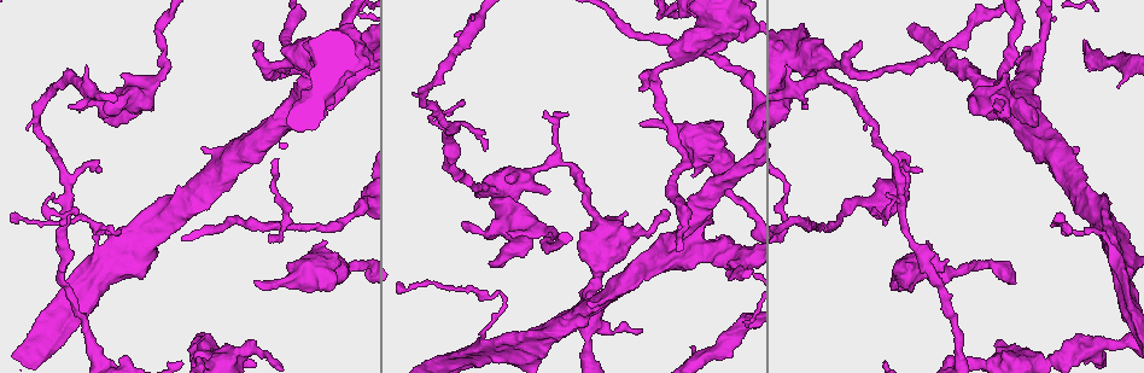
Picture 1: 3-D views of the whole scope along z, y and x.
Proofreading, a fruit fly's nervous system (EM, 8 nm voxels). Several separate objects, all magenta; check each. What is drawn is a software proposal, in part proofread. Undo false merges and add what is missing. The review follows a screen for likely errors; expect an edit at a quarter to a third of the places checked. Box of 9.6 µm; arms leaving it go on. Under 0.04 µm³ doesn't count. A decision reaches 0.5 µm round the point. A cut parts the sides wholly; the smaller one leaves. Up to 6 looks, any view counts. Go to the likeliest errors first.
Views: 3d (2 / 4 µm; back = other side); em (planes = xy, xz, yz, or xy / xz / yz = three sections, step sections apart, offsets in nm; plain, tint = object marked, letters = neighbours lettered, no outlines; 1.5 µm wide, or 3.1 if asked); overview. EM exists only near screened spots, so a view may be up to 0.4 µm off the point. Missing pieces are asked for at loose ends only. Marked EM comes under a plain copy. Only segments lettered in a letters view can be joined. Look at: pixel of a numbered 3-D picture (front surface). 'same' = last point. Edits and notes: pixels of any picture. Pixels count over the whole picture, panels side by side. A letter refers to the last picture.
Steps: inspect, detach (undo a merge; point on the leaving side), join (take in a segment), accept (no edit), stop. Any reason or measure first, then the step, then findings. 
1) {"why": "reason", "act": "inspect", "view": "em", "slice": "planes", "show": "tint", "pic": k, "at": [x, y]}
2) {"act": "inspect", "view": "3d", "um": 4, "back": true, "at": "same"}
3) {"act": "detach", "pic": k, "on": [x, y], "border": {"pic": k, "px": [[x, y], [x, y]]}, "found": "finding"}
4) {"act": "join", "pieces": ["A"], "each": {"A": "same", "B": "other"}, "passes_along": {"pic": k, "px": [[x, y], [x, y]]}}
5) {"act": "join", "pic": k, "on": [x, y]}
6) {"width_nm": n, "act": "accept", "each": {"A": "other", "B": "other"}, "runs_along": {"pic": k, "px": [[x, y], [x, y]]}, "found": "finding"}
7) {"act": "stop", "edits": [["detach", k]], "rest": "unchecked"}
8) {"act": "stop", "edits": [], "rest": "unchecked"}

{"why": "free end", "act": "inspect", "view": "em", "slice": "xy", "step": 8, "show": "tint", "pic": 1, "at": [642, 124]}

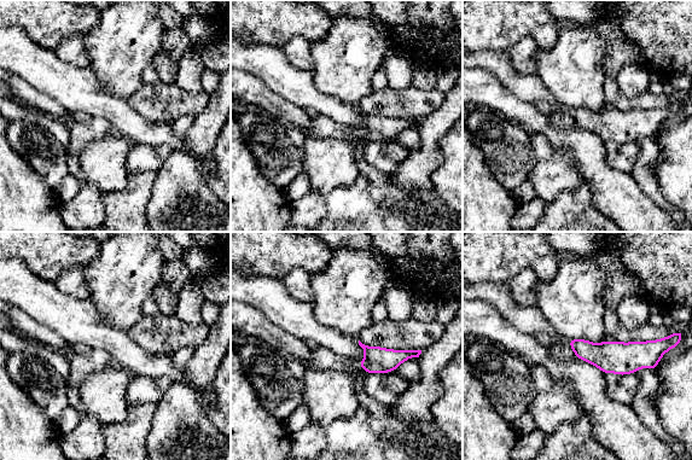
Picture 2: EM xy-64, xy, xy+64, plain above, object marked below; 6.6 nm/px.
{"why": "cut it another way", "act": "inspect", "view": "em", "slice": "planes", "show": "letters", "at": "same"}

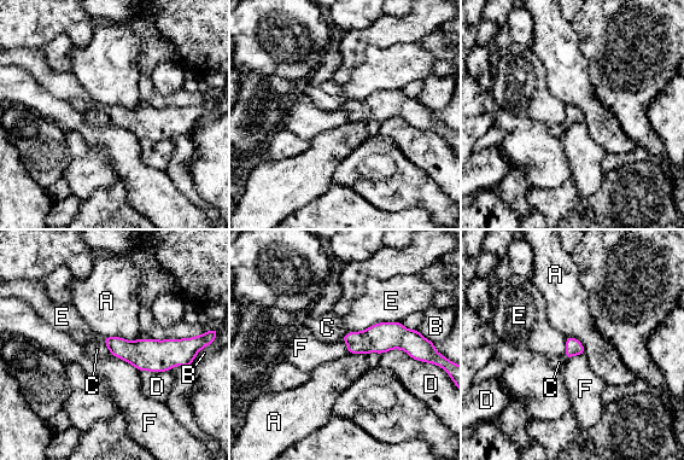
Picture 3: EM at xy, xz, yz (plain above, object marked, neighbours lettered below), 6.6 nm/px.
{"act": "join", "pieces": ["C"], "each": {"A": "other", "B": "other", "C": "same", "D": "other", "E": "other", "F": "other"}, "found": "it goes on there"}

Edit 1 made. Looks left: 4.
{"why": "redraw", "act": "inspect", "view": "overview"}

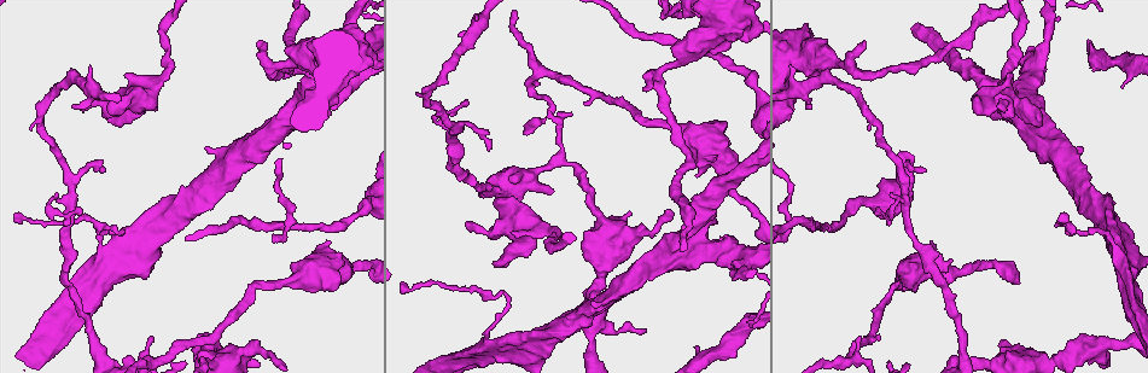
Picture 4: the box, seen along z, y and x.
{"why": "an open end", "act": "inspect", "view": "3d", "um": 4, "pic": 4, "at": [357, 29]}

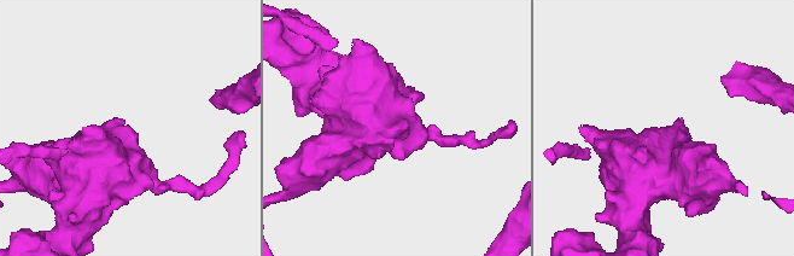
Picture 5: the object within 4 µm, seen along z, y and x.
{"act": "inspect", "view": "em", "slice": "planes", "show": "letters", "pic": 5, "at": [122, 128]}

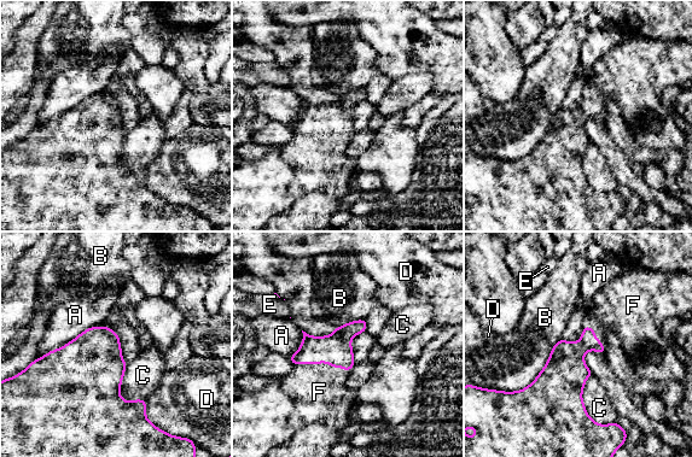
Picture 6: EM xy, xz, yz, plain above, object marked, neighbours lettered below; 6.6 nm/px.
{"act": "join", "pieces": ["F"], "each": {"A": "other", "B": "other", "C": "other", "D": "other", "E": "other", "F": "same"}, "passes_along": {"pic": 6, "px": [[336, 350], [323, 362], [319, 392]]}, "found": "the neuron continues"}

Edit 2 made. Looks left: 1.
{"why": "an open end", "act": "inspect", "view": "em", "um": 3.1, "slice": "planes", "show": "letters", "pic": 4, "at": [127, 73]}

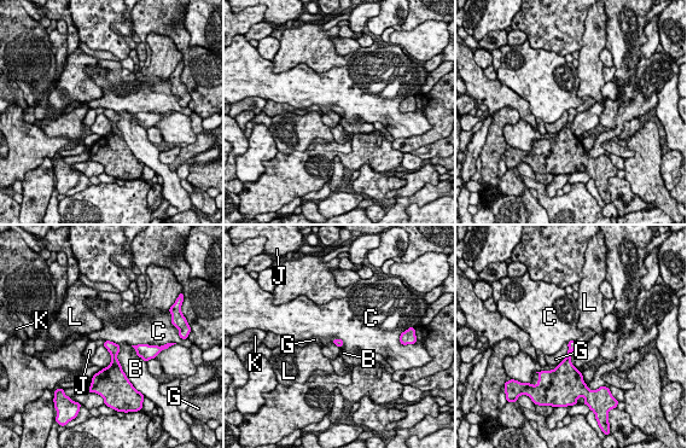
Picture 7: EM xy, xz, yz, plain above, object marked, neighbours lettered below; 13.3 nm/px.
{"longest_contact_nm": ["B", 440], "act": "accept", "each": {"B": "other", "C": "other", "G": "other", "J": "other", "K": "other", "L": "other"}, "border": {"pic": 7, "px": [[331, 339], [341, 339], [344, 343]]}, "found": "no lettered segment goes on from it"}

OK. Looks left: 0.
{"act": "stop", "edits": [["join", 3], ["join", 6]], "rest": "unchecked"}

